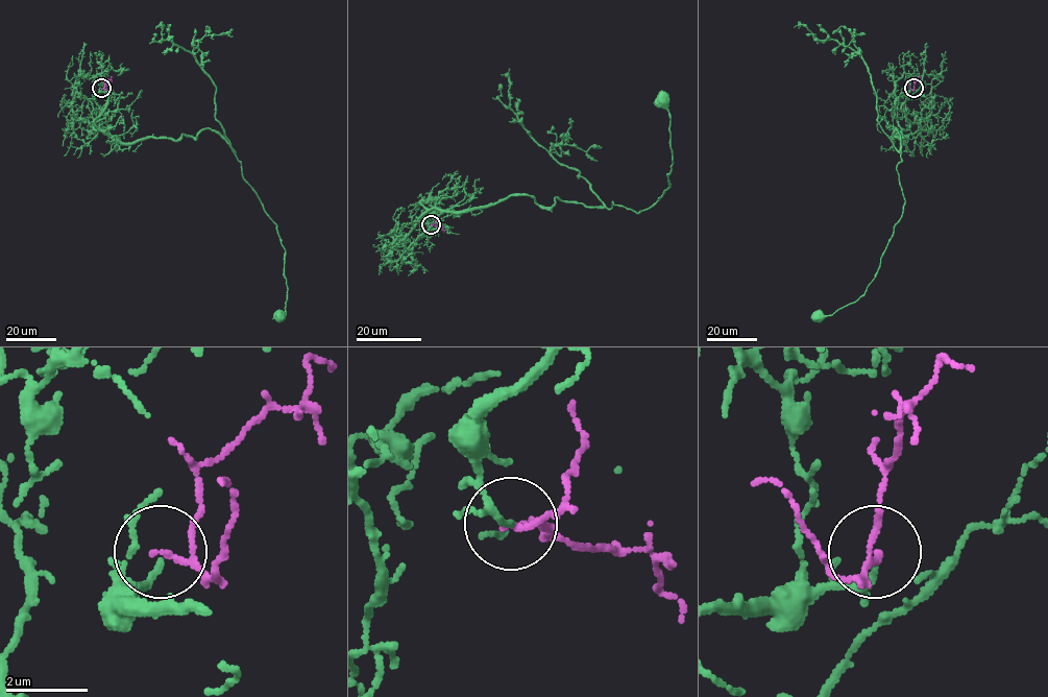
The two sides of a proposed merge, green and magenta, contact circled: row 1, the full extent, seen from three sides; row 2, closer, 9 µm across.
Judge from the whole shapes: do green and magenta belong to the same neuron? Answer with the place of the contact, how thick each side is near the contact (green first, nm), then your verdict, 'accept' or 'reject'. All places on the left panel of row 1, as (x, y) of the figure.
at (101, 88); 110 nm thick on the green side, 110 nm on the other; accept

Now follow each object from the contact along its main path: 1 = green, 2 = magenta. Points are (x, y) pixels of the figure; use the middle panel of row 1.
1: (431, 224), (438, 201), (423, 200), (648, 209), (669, 186), (663, 98)
2: (431, 224), (440, 226), (443, 232)

